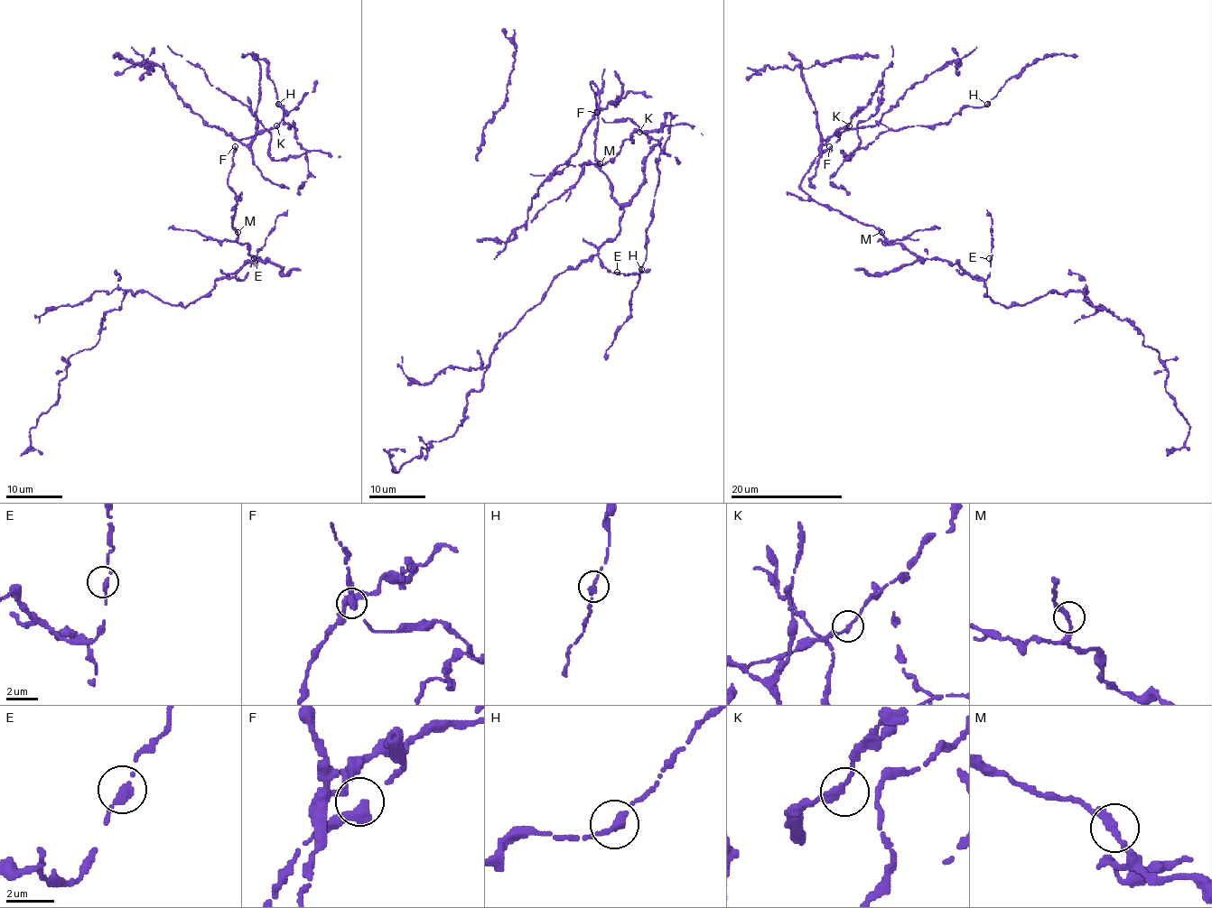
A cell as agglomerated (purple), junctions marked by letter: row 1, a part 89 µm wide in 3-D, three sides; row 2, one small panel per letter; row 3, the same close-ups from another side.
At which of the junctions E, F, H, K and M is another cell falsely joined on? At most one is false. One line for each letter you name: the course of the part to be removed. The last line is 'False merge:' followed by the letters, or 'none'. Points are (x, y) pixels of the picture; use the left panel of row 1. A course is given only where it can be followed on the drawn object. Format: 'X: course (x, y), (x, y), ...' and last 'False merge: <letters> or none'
False merge: none

